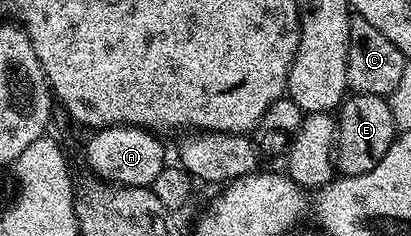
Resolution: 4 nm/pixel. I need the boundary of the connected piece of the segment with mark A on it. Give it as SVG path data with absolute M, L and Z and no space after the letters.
M115 124L113 128L93 131L84 148L84 160L93 168L99 179L109 184L121 184L131 188L147 188L162 174L166 166L164 144L159 135L146 128L134 128L130 124Z

